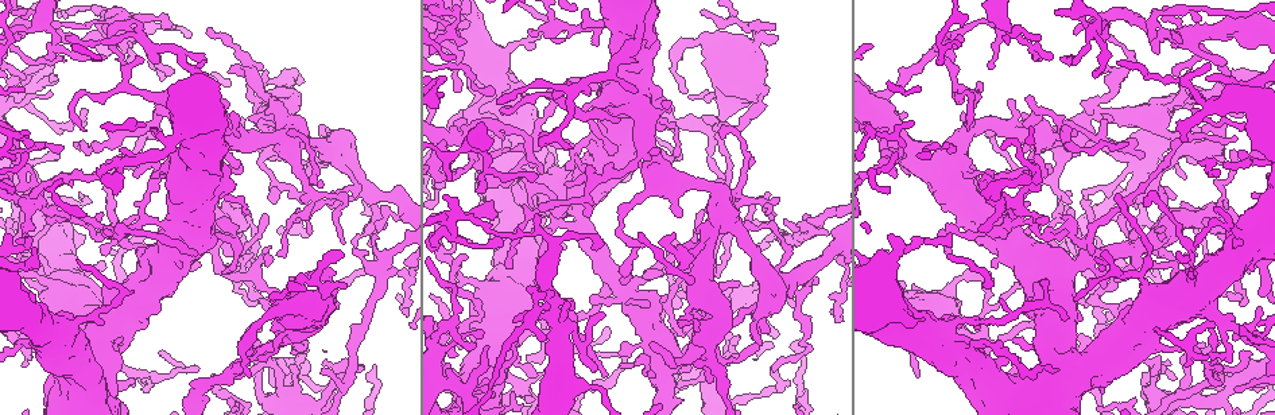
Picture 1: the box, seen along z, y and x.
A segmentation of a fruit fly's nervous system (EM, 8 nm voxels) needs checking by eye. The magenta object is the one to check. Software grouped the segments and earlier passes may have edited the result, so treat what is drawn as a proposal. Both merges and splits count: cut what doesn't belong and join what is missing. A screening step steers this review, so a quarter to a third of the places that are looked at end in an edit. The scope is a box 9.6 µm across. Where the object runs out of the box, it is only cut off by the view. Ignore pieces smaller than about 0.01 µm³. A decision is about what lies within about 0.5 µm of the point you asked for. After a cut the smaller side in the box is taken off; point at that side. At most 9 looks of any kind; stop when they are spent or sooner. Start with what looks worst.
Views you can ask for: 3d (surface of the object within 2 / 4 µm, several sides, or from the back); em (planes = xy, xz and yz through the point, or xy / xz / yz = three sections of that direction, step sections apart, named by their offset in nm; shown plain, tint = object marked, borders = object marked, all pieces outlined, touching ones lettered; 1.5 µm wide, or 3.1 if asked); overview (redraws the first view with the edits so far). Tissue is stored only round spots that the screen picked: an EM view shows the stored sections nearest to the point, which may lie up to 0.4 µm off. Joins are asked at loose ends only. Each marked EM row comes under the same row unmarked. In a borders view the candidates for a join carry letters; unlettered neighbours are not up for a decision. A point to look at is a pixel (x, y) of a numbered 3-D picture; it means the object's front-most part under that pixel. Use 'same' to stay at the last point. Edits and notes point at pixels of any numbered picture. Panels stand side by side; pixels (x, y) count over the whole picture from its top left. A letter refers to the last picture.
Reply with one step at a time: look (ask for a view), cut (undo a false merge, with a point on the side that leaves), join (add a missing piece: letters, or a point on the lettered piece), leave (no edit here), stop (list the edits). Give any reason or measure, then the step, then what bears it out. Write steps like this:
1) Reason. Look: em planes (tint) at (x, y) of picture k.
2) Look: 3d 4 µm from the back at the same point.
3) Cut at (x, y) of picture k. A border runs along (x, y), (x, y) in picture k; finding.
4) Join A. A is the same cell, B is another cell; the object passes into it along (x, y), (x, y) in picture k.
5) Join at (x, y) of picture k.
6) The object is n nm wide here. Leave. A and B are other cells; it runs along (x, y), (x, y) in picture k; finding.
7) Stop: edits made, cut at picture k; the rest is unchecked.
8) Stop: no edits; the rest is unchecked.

Abrupt turn. Look: em xz step 8 (tint) at (1000, 229) of picture 1.

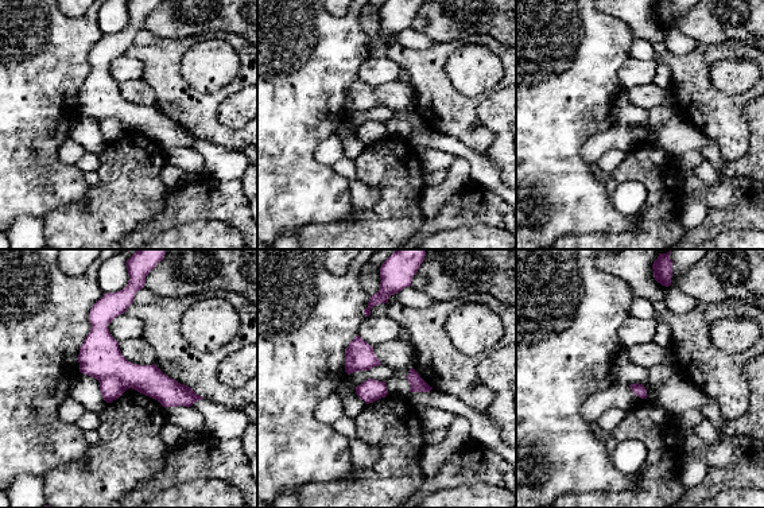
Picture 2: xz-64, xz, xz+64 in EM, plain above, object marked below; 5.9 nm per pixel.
Another direction. Look: em planes (borders) at the same point.

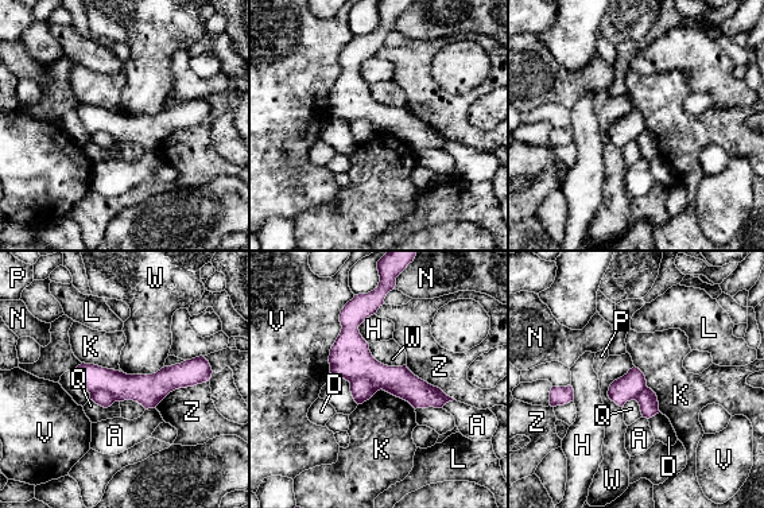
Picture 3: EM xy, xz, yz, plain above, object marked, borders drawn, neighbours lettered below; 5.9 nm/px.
The longest contact is with V, 500 nm. Cut at (101, 398) of picture 3. A, D, H, K, L, N, P, Q, V, W and Z are other cells; a border runs along (90, 394), (108, 391), (117, 400) in picture 3; a second neuron is stuck on.

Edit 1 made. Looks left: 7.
Look: overview.

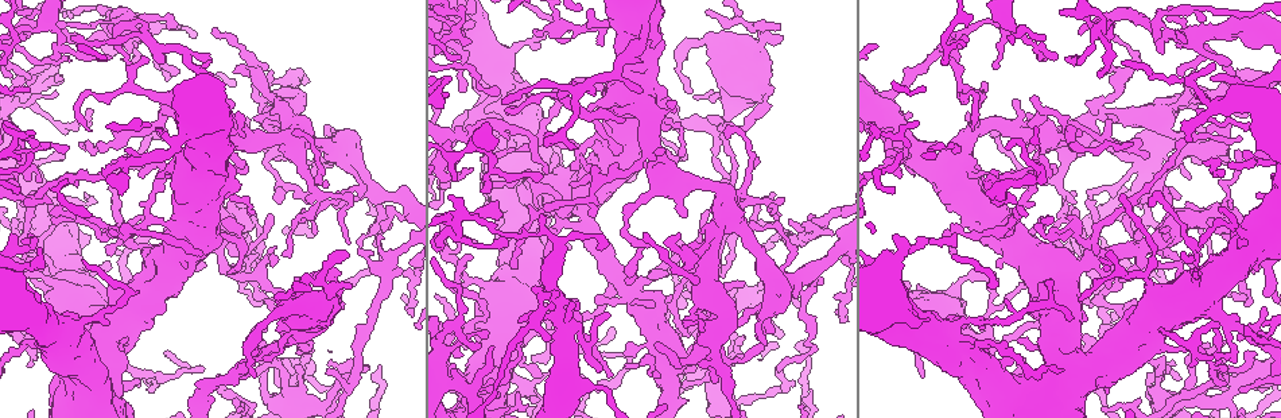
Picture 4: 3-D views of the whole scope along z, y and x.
Sudden change in width. Look: 3d 2 µm at (1158, 28) of picture 4.

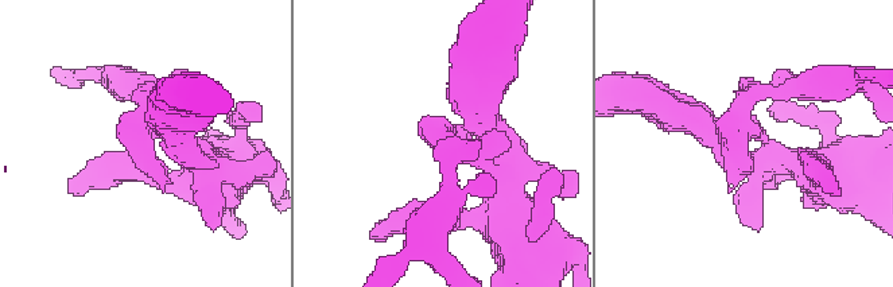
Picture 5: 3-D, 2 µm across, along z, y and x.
Look: em planes (tint) at (180, 140) of picture 5.

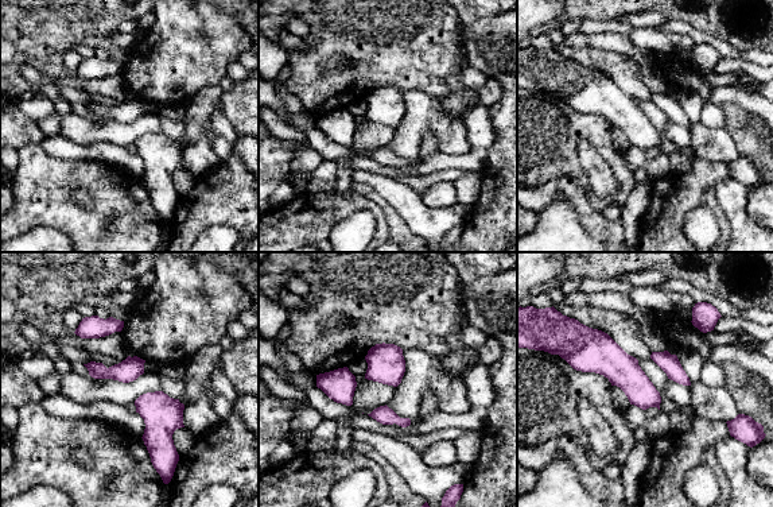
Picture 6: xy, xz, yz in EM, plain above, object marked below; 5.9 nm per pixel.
Look: em planes (borders) at the same point.

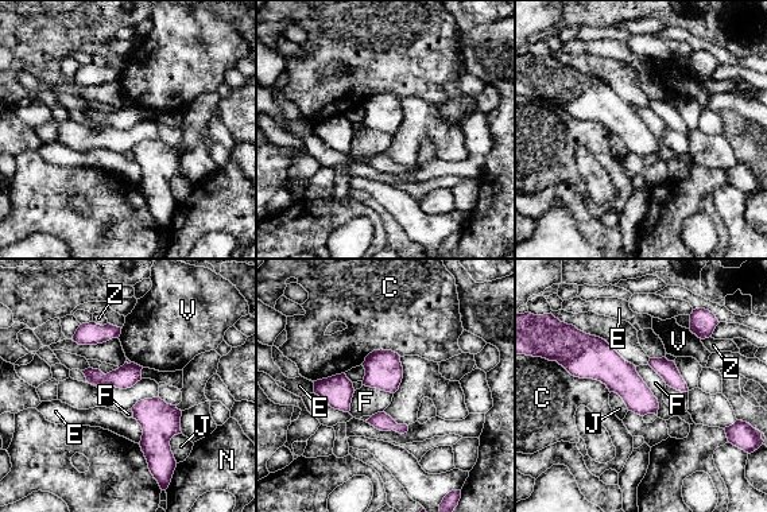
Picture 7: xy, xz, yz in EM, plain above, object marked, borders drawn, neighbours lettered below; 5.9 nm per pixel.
The longest contact is with C, 460 nm. Leave. C, E, F, J, N, V and Z are other cells; a border runs along (181, 433), (170, 441), (174, 456) in picture 7; all the same neuron.

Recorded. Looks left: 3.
Branch stops here. Look: em planes (borders) at (389, 217) of picture 4.

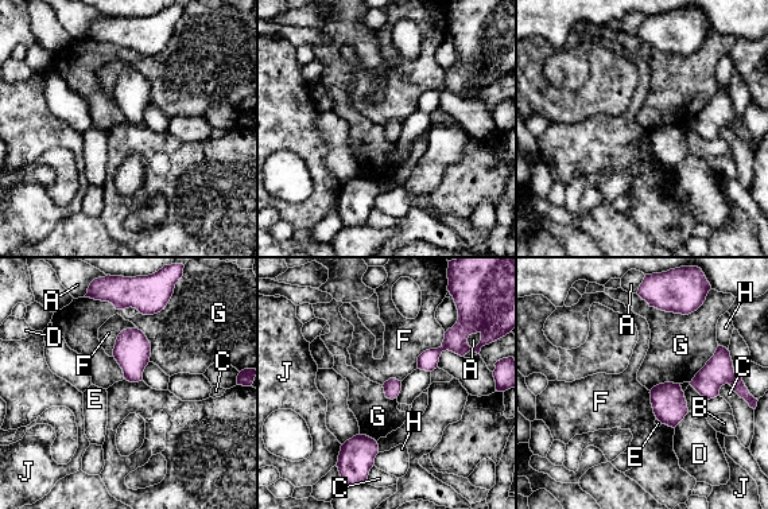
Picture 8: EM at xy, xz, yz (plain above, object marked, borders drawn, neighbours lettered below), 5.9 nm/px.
The longest contact is with G, 420 nm. Leave. A, B, C, D, E, F, G, H and J are other cells; a border runs along (636, 294), (682, 314), (704, 303) in picture 8; no lettered piece goes on from it.

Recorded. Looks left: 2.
Stop: edits made, cut at picture 3; the rest is unchecked.

